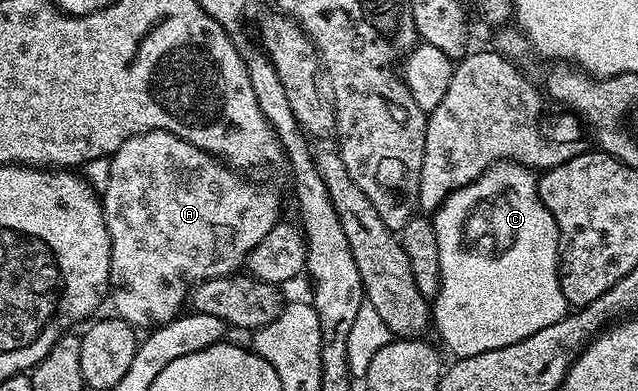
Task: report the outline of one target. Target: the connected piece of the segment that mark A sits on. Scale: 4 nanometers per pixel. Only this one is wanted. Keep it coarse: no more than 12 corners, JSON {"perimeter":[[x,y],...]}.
{"perimeter":[[162,129],[109,161],[112,312],[236,274],[275,194]]}

